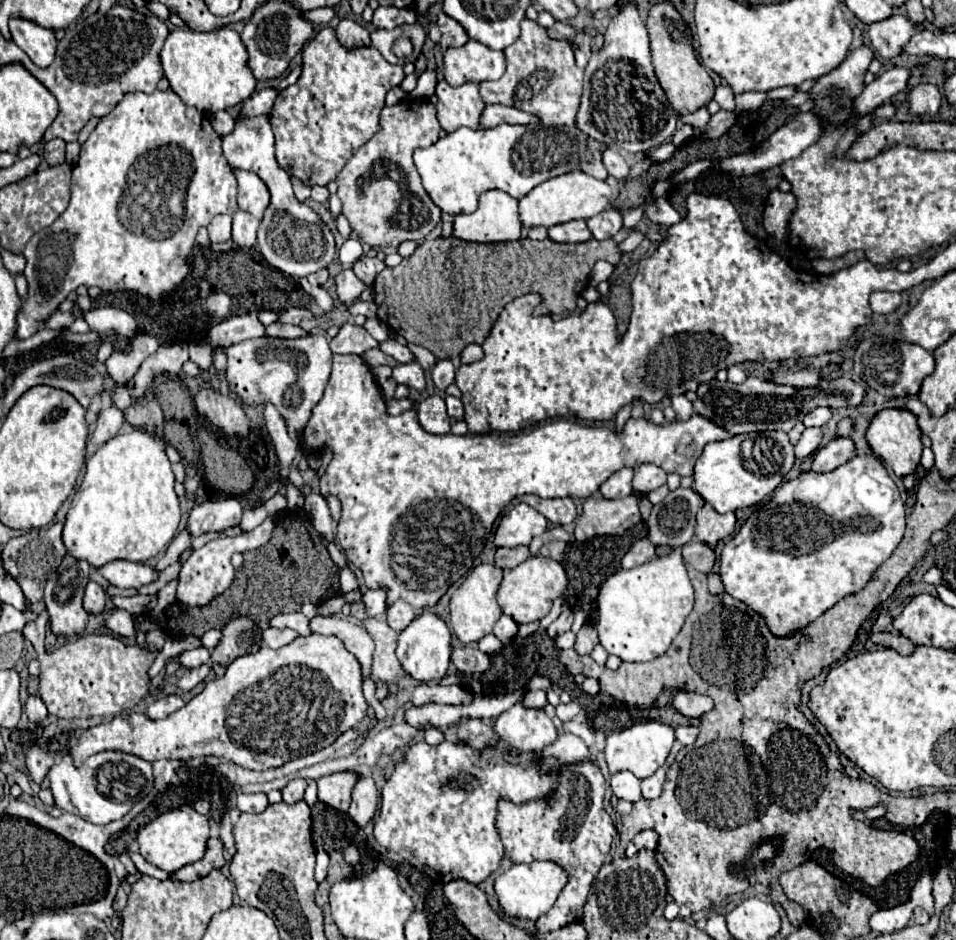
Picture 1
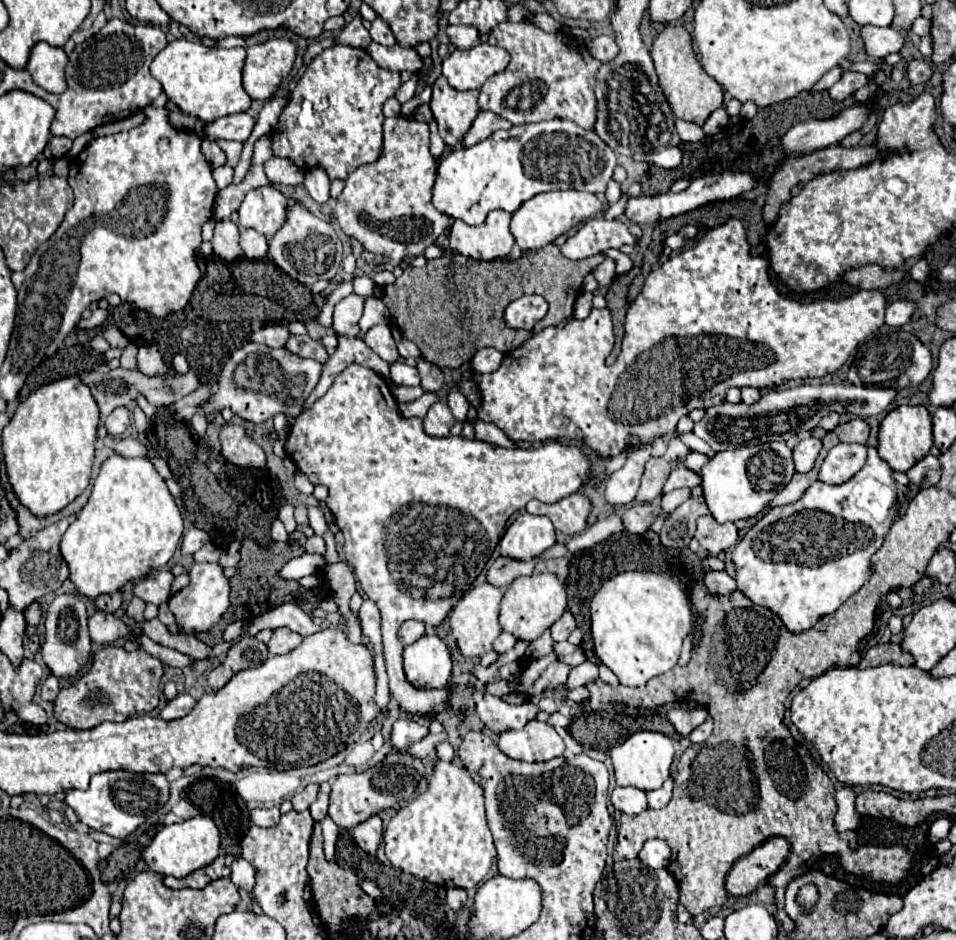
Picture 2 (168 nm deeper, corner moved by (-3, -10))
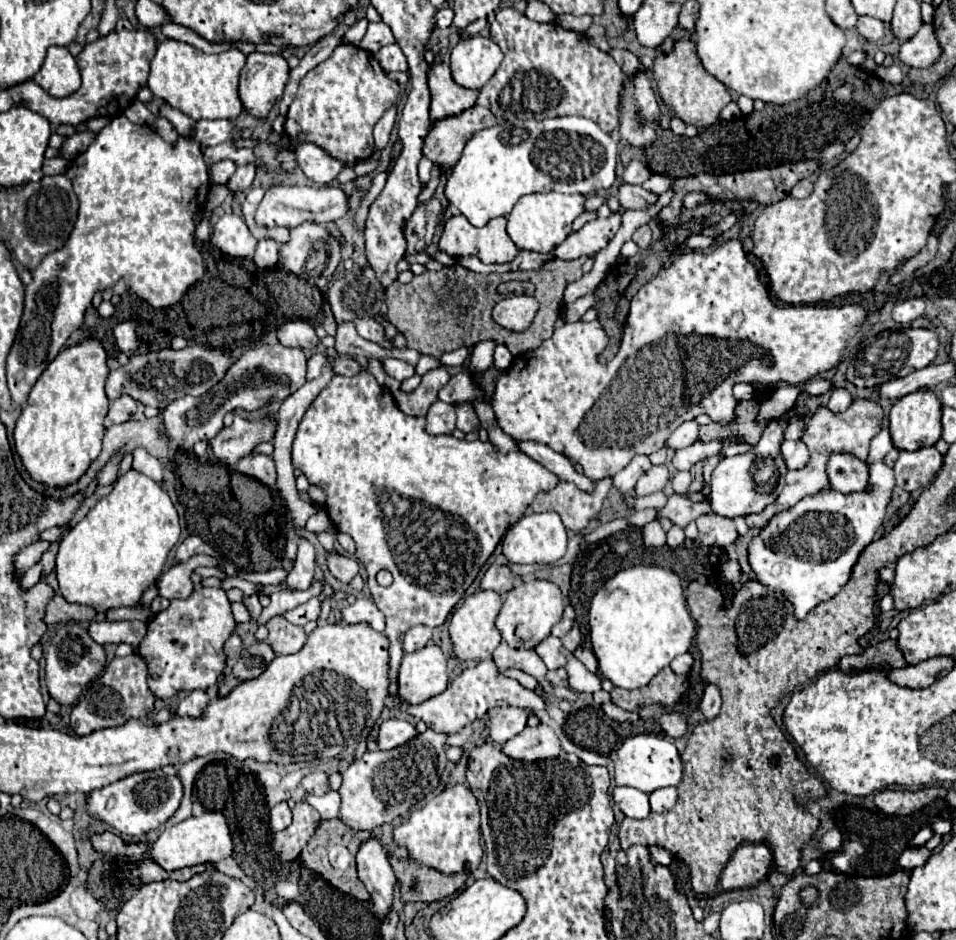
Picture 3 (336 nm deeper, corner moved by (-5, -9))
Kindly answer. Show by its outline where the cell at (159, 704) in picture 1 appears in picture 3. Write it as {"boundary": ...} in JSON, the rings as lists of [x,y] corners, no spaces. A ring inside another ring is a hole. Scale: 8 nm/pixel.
{"boundary":[[[194,690],[184,700],[180,700],[176,714],[178,716],[200,716],[204,706],[208,704],[208,696],[204,690]]]}

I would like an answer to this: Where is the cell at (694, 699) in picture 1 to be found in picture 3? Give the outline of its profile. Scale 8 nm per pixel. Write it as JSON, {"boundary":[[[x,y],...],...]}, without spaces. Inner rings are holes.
{"boundary":[[[670,712],[670,714],[664,714],[660,716],[660,726],[662,730],[670,736],[670,738],[682,738],[688,730],[688,722],[686,722],[686,716],[684,714],[676,714],[676,712]]]}

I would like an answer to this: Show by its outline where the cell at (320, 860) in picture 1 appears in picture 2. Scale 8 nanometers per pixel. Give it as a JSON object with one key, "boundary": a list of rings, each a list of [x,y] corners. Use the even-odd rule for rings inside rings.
{"boundary":[[[326,817],[322,821],[322,831],[323,831],[323,849],[326,859],[329,861],[334,859],[336,841],[338,841],[338,835],[340,835],[340,827],[330,819]]]}

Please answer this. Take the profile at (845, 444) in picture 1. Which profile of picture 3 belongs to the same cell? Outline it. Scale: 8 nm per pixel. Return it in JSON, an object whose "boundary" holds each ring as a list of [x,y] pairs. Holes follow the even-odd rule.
{"boundary":[[[848,452],[830,454],[826,462],[826,474],[828,474],[830,486],[844,494],[864,490],[868,484],[866,462]]]}

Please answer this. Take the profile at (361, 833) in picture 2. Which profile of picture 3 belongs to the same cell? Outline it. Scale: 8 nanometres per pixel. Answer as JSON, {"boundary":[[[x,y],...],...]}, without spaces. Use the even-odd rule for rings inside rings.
{"boundary":[[[370,836],[366,842],[362,842],[356,854],[356,864],[358,876],[372,896],[376,914],[384,918],[392,906],[392,888],[396,878],[378,836]]]}

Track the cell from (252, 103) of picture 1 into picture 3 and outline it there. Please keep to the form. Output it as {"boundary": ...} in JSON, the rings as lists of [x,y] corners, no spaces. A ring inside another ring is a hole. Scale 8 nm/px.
{"boundary":[[[198,120],[196,134],[192,136],[192,140],[204,146],[216,146],[232,140],[232,132],[234,132],[232,120]]]}

